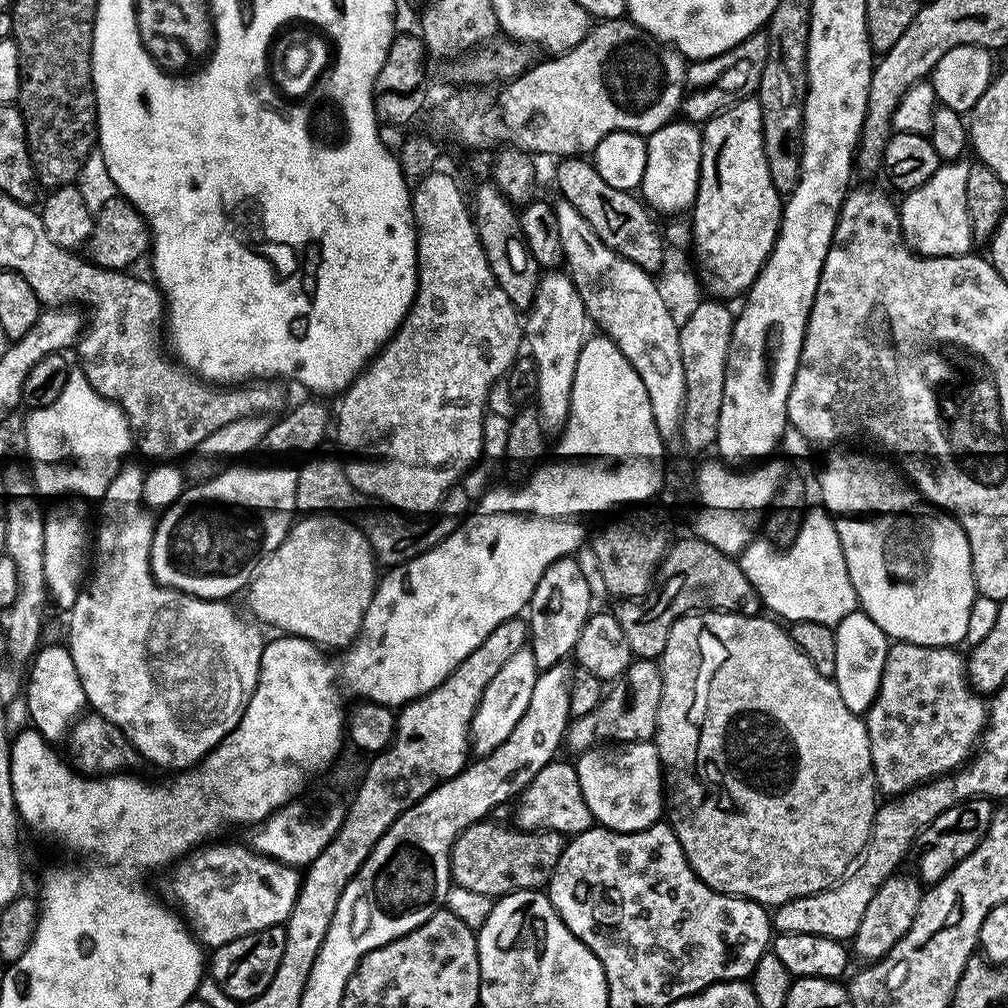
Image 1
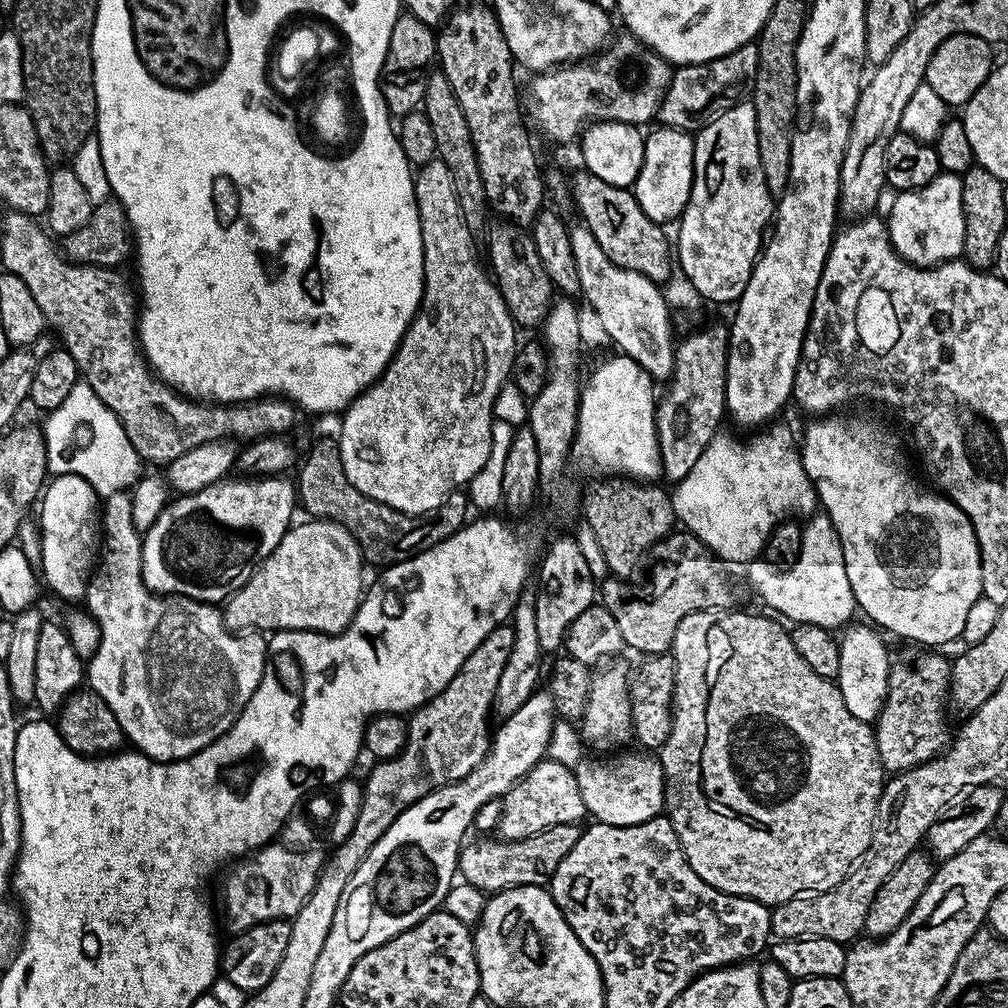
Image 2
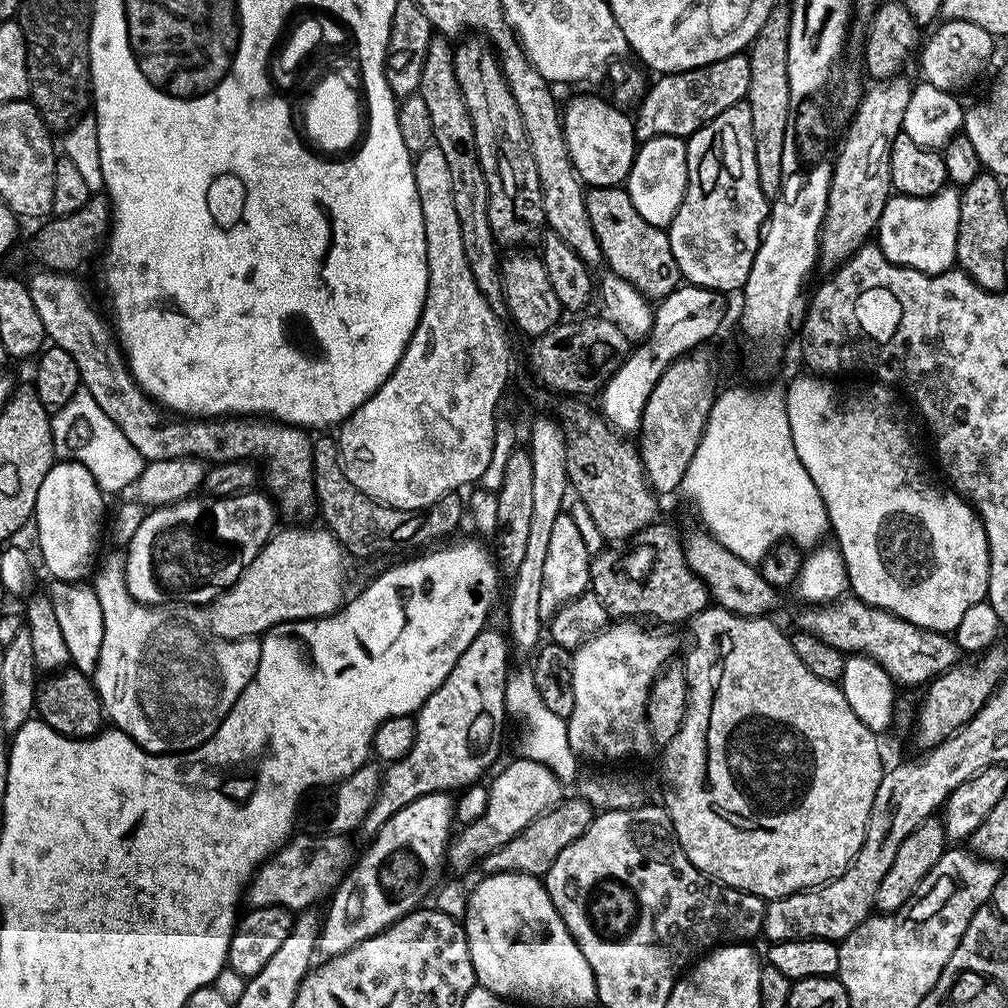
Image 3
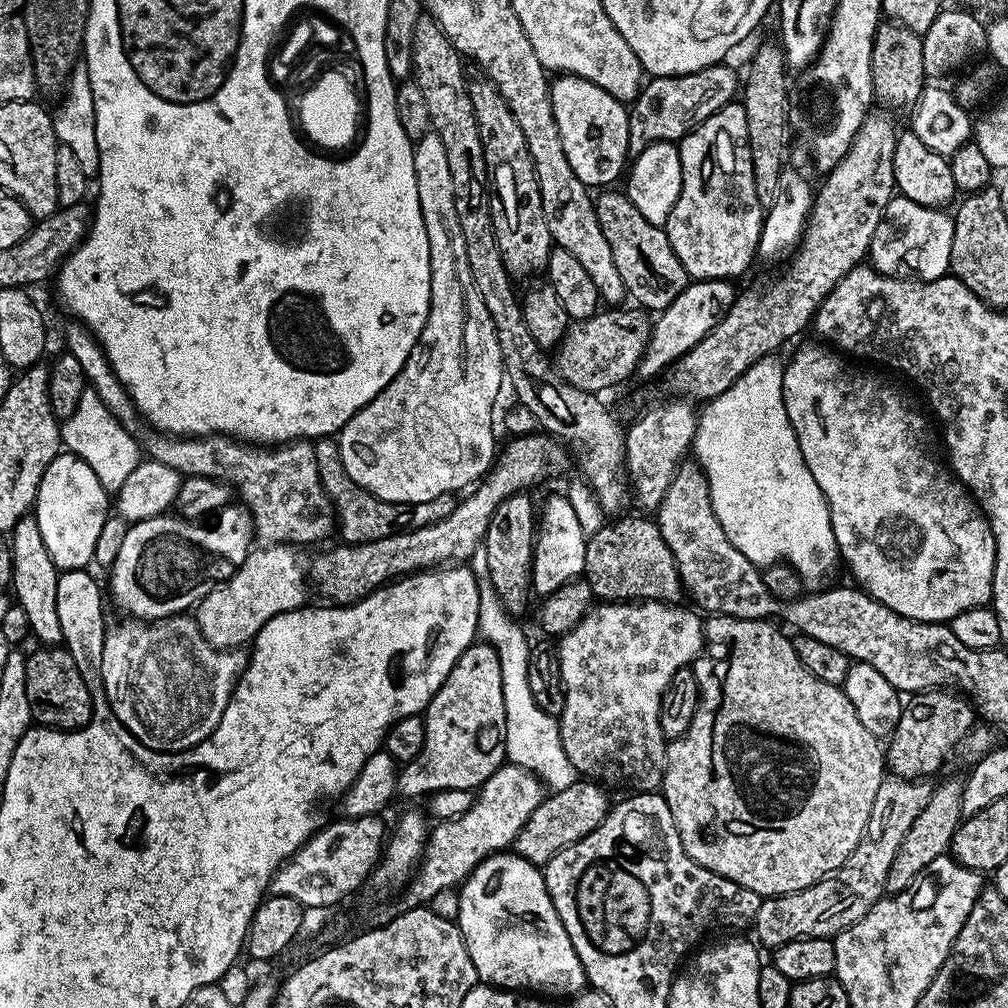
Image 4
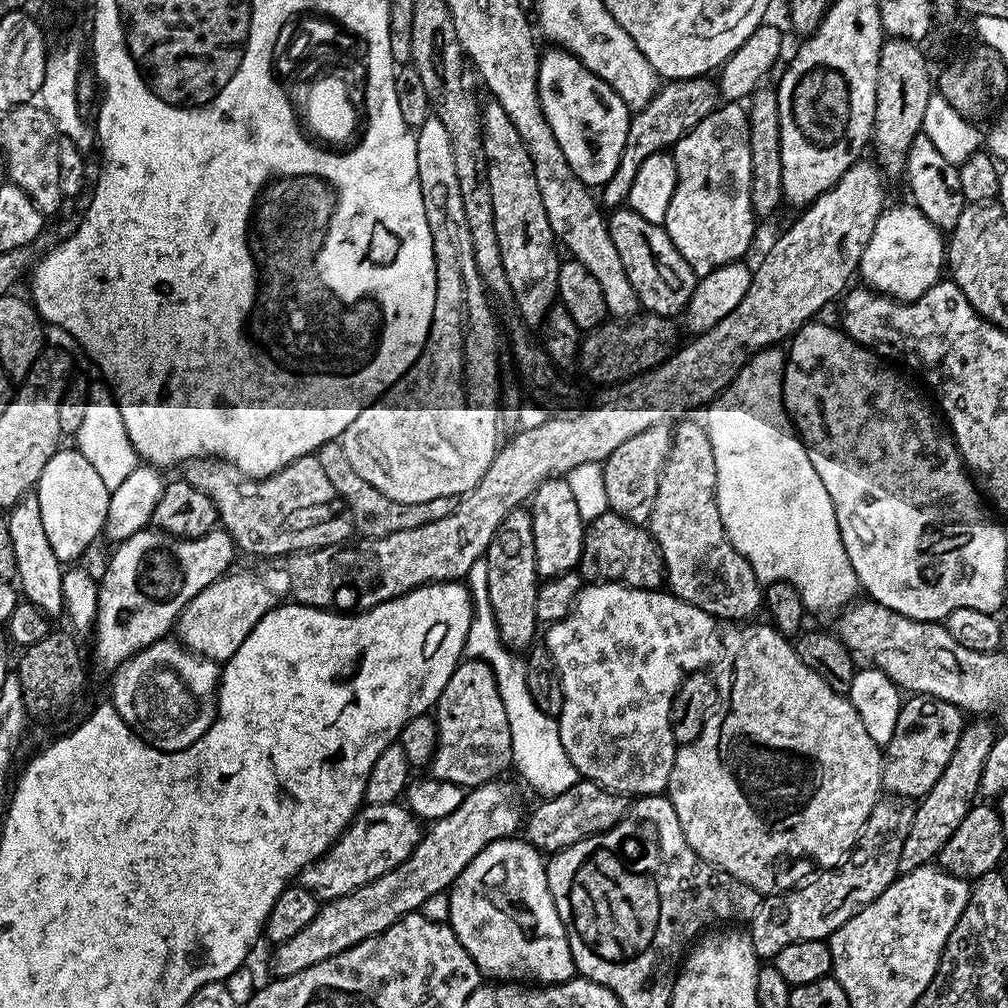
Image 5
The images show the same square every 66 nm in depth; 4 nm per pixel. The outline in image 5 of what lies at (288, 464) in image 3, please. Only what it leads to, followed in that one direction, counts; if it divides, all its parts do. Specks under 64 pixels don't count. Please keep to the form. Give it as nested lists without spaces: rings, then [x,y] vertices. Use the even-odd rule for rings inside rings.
[[[314,454],[290,462],[290,466],[278,470],[273,476],[268,476],[264,480],[250,480],[247,476],[241,476],[234,465],[219,458],[189,460],[183,465],[182,478],[213,500],[223,531],[231,534],[232,541],[241,553],[249,552],[252,556],[283,558],[289,555],[288,540],[294,539],[296,532],[316,532],[320,524],[328,524],[331,520],[338,519],[340,515],[343,517],[346,512],[344,501],[334,490],[330,478],[326,478],[322,462],[318,462]]]

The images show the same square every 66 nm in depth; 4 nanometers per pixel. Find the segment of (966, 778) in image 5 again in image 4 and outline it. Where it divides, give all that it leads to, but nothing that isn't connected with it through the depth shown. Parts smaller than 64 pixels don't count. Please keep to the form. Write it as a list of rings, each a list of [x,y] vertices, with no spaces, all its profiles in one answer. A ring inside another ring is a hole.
[[[958,779],[944,780],[935,785],[930,802],[926,802],[926,810],[914,818],[914,826],[906,830],[906,838],[902,838],[902,846],[898,846],[898,854],[890,866],[890,874],[886,874],[886,889],[895,894],[904,888],[909,888],[919,876],[925,875],[934,862],[934,858],[945,855],[952,847],[952,839],[956,833],[956,827],[960,825],[962,810],[962,792],[964,785]]]

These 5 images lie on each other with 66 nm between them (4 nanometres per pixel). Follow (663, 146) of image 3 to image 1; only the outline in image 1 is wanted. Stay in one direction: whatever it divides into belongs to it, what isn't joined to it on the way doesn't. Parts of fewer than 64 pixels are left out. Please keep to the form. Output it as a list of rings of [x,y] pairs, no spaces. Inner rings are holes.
[[[673,122],[651,133],[647,137],[647,142],[646,170],[639,186],[647,207],[657,213],[687,213],[695,204],[698,194],[702,158],[701,129],[691,122]]]

